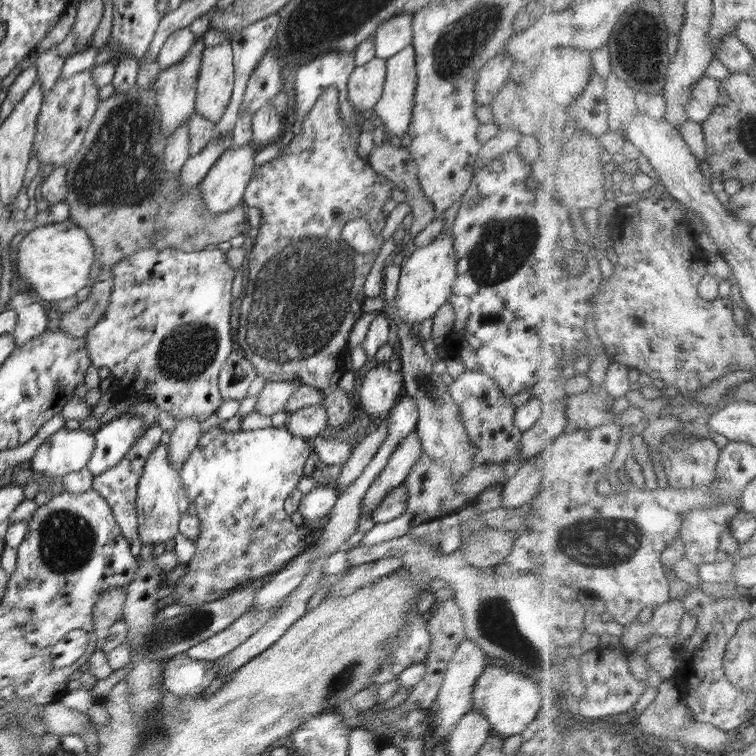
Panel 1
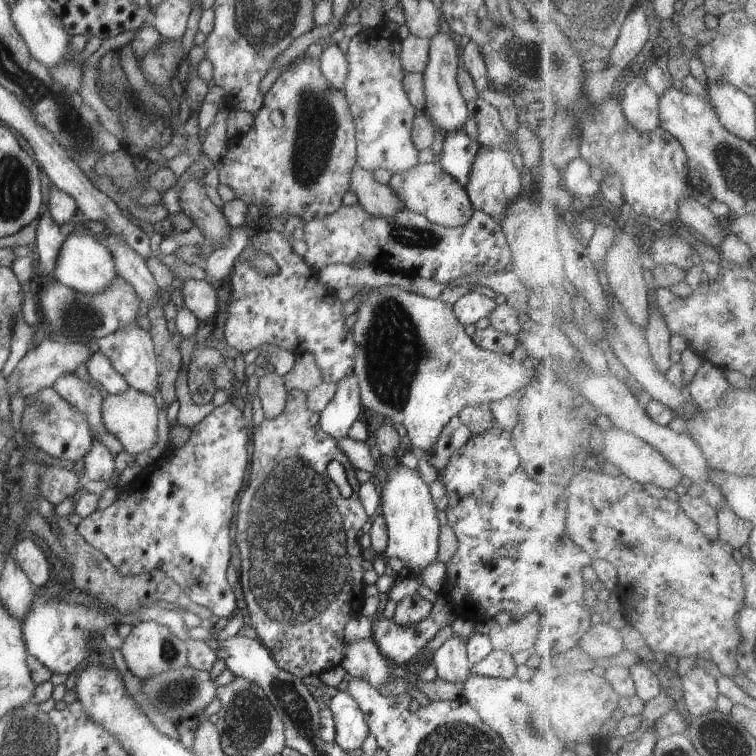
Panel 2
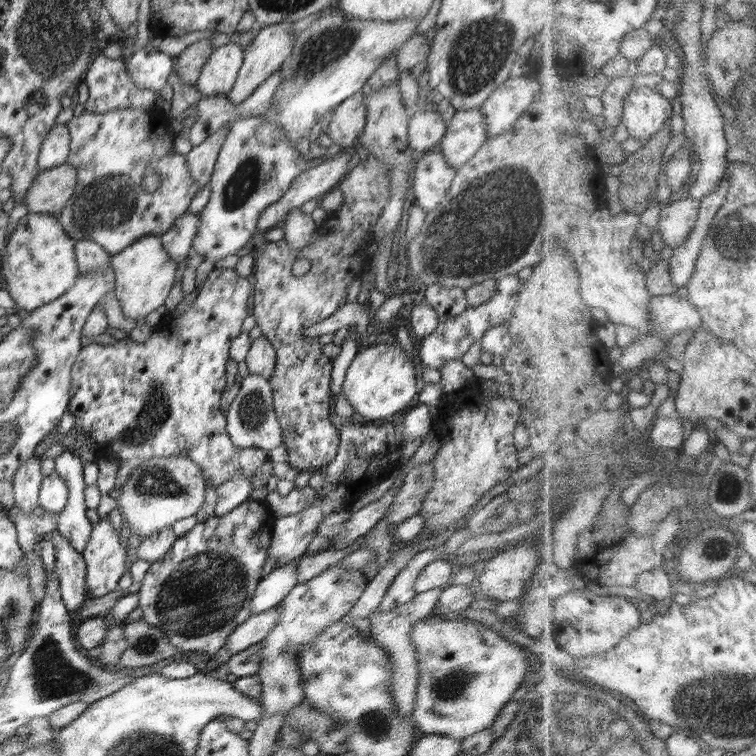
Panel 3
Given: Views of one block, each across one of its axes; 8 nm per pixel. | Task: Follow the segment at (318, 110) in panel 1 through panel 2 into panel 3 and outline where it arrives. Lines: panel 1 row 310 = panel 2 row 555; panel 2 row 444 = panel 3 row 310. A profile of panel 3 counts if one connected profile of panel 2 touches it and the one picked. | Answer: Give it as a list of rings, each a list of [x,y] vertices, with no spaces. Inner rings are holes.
[[[368,157],[359,163],[355,163],[352,170],[339,182],[337,191],[343,194],[342,206],[336,212],[327,215],[319,215],[319,223],[315,230],[314,242],[310,246],[304,246],[300,250],[290,248],[286,240],[278,242],[264,242],[256,248],[256,278],[254,308],[252,315],[256,323],[262,329],[264,335],[275,348],[275,371],[270,377],[269,384],[273,392],[273,405],[279,423],[283,428],[284,446],[288,452],[286,463],[296,470],[310,472],[320,471],[335,459],[339,449],[339,434],[336,426],[329,421],[330,405],[328,402],[333,397],[331,392],[331,369],[332,360],[322,351],[323,344],[318,341],[319,337],[305,339],[305,332],[320,321],[334,315],[338,309],[345,306],[346,291],[364,273],[365,264],[368,261],[367,249],[371,244],[370,236],[373,226],[378,222],[380,213],[390,200],[391,182],[387,164],[377,158]],[[297,259],[308,259],[312,268],[305,275],[295,277],[292,267]]]

